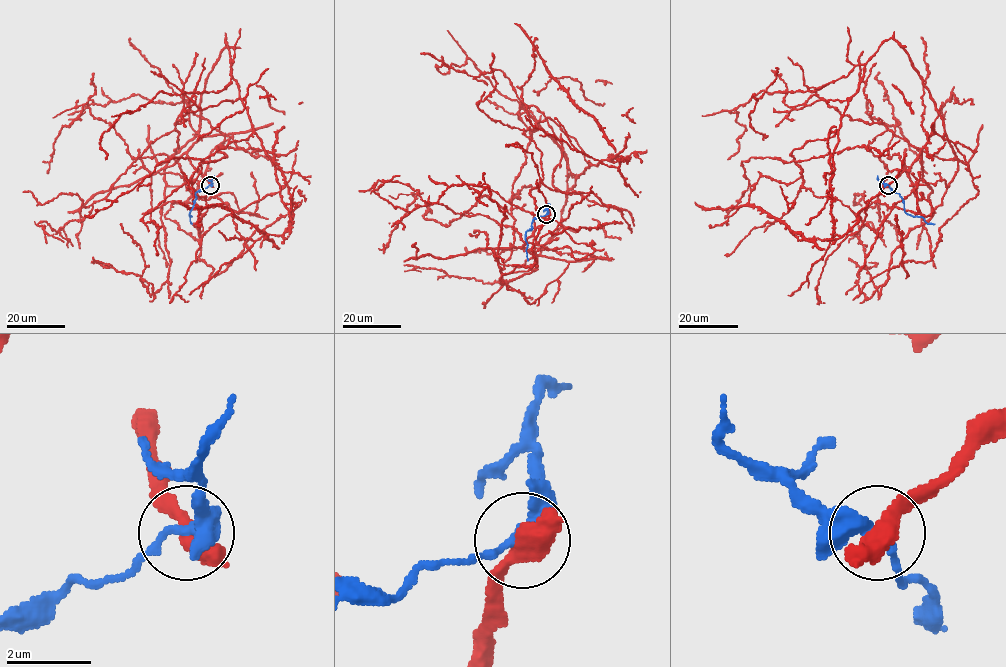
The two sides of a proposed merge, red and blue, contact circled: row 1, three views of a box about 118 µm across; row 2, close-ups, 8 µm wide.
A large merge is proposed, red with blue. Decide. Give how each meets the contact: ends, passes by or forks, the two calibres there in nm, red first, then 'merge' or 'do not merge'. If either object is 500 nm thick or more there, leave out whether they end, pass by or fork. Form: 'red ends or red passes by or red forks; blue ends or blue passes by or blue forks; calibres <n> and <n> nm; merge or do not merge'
calibres 600 and 240 nm; do not merge

